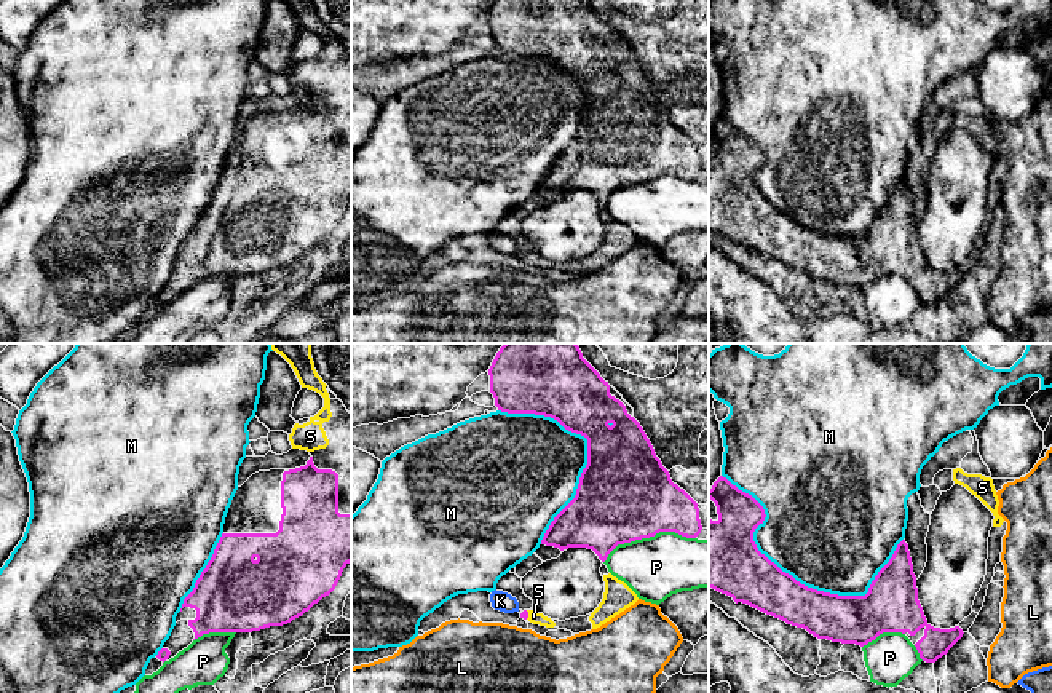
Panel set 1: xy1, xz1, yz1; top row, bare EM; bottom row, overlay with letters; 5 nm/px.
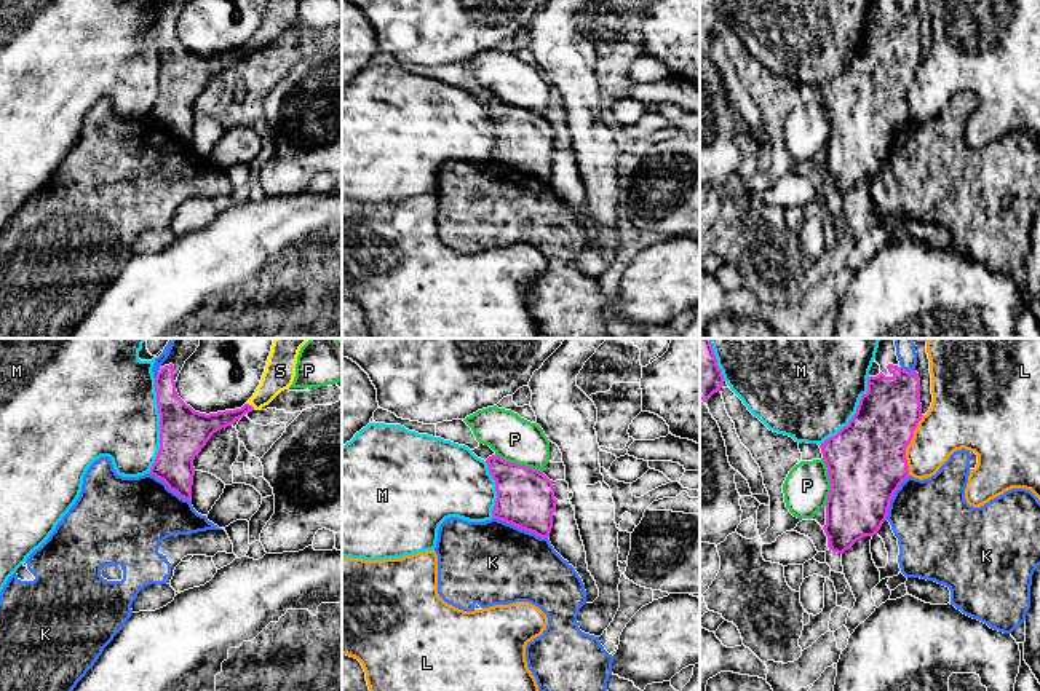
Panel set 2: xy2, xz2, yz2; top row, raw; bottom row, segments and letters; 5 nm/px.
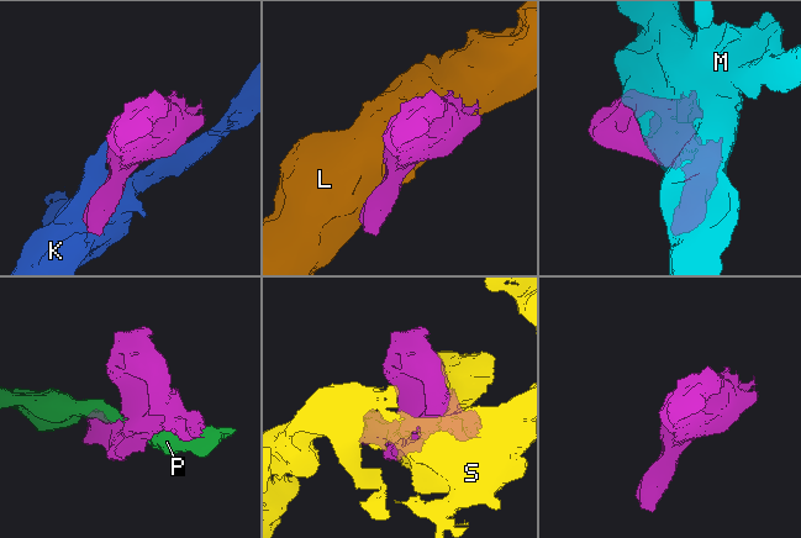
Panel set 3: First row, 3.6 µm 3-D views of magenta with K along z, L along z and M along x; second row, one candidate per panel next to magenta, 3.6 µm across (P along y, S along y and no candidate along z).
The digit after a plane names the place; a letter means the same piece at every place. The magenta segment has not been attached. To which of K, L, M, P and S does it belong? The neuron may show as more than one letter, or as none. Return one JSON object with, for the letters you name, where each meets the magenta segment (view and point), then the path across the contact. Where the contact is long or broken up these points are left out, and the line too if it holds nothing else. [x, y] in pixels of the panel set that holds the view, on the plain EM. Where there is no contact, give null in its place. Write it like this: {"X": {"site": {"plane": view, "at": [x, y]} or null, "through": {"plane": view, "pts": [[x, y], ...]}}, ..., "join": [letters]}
{"S": {"site": {"plane": "xy2", "at": [251, 48]}}, "join": ["S"]}

